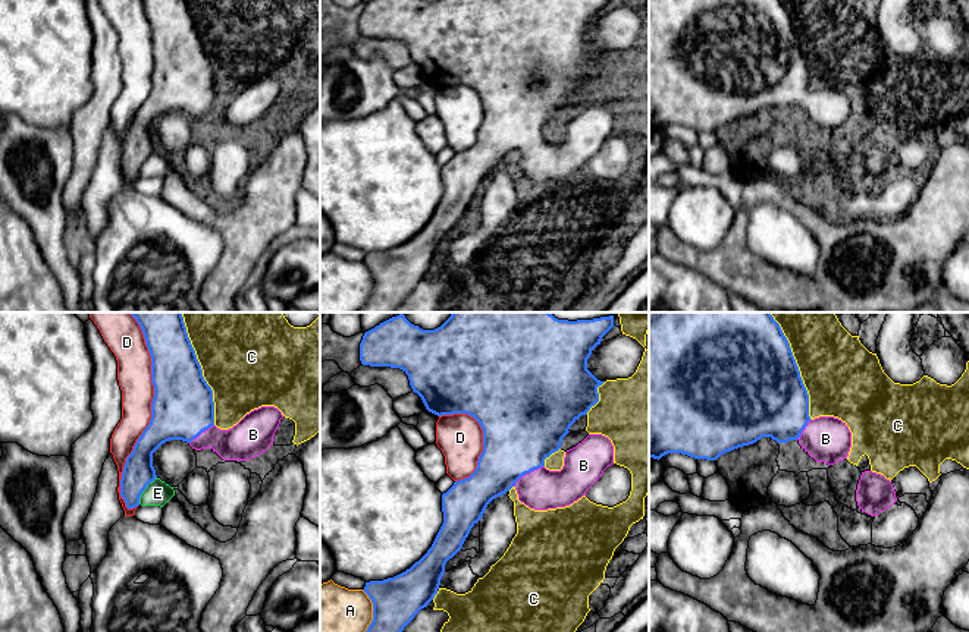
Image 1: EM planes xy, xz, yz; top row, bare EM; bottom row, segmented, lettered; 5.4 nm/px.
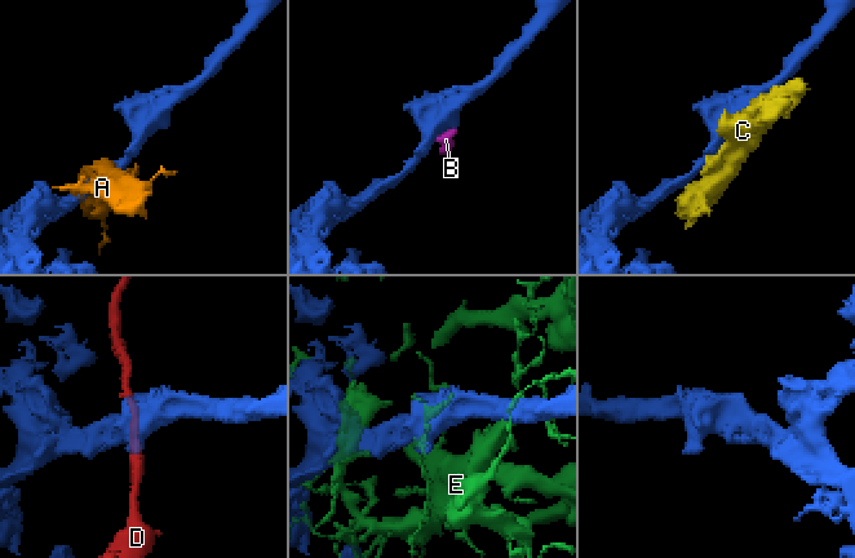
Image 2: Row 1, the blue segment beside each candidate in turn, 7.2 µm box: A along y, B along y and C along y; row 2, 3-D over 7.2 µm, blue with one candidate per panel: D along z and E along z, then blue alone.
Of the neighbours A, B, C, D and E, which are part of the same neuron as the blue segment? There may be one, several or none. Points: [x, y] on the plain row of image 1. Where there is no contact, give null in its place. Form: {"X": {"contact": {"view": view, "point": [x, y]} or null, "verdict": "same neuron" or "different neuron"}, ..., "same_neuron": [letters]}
{"A": {"contact": {"view": "xz", "point": [373, 288]}, "verdict": "different neuron"}, "B": {"contact": {"view": "xz", "point": [527, 144]}, "verdict": "same neuron"}, "C": {"contact": {"view": "xy", "point": [203, 49]}, "verdict": "different neuron"}, "D": {"contact": {"view": "xy", "point": [150, 91]}, "verdict": "different neuron"}, "E": {"contact": {"view": "xy", "point": [144, 160]}, "verdict": "different neuron"}, "same_neuron": ["B"]}

